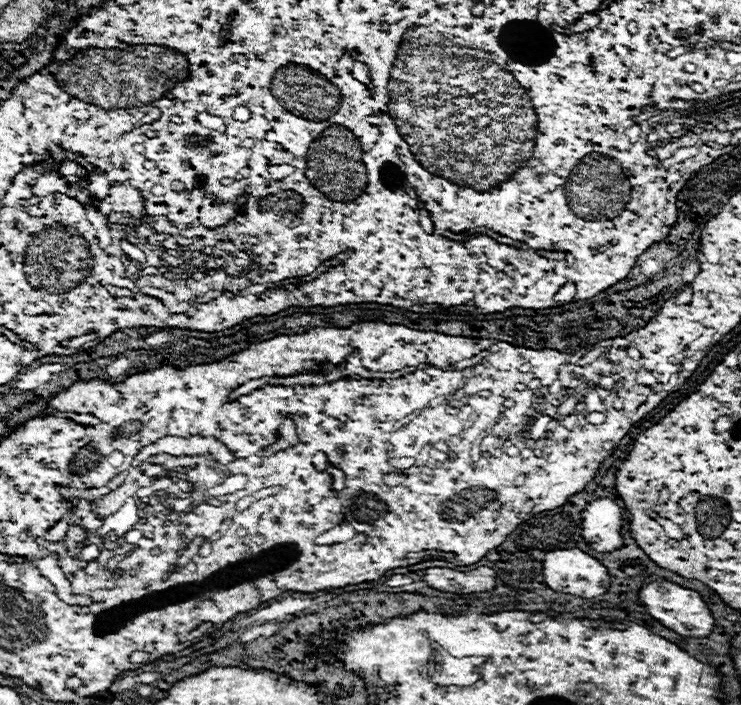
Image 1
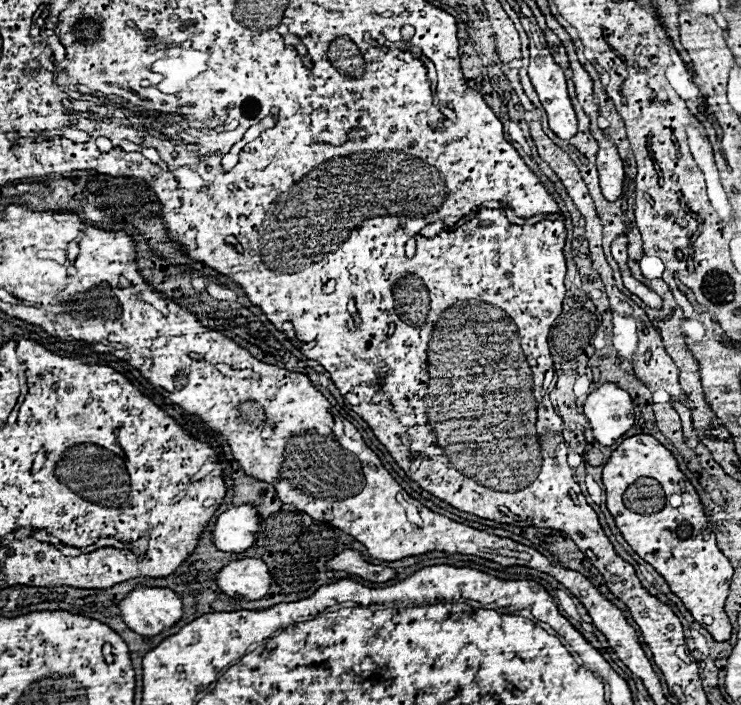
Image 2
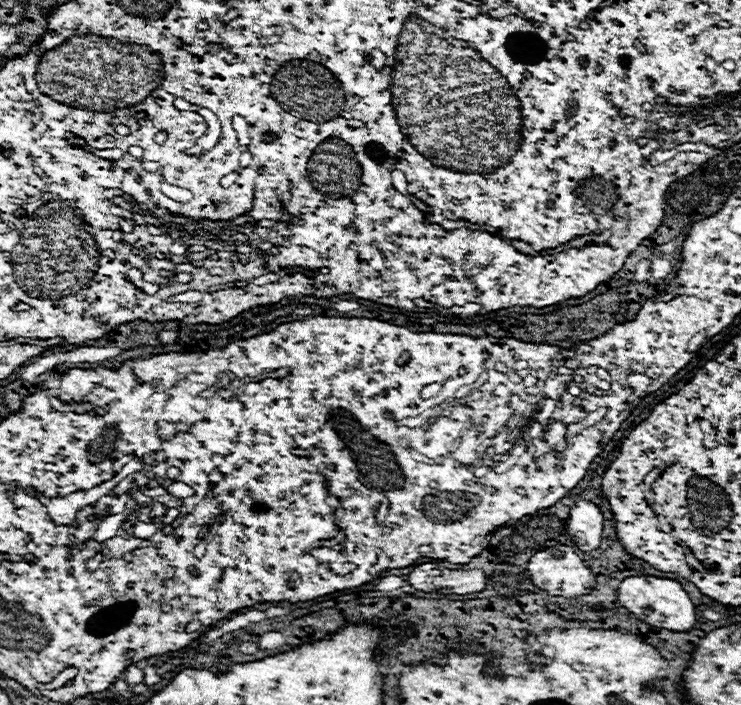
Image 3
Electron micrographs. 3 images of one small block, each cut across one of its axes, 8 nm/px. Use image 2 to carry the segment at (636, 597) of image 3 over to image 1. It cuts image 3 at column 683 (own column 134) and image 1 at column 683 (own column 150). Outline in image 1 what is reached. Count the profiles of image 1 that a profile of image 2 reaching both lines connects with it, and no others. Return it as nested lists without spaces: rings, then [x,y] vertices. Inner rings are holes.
[[[650,582],[640,590],[640,600],[646,606],[646,612],[650,616],[654,616],[660,624],[664,624],[666,628],[688,636],[688,638],[706,638],[712,634],[714,630],[714,616],[708,608],[708,604],[704,602],[704,598],[688,588],[682,588],[678,584],[672,582]]]

